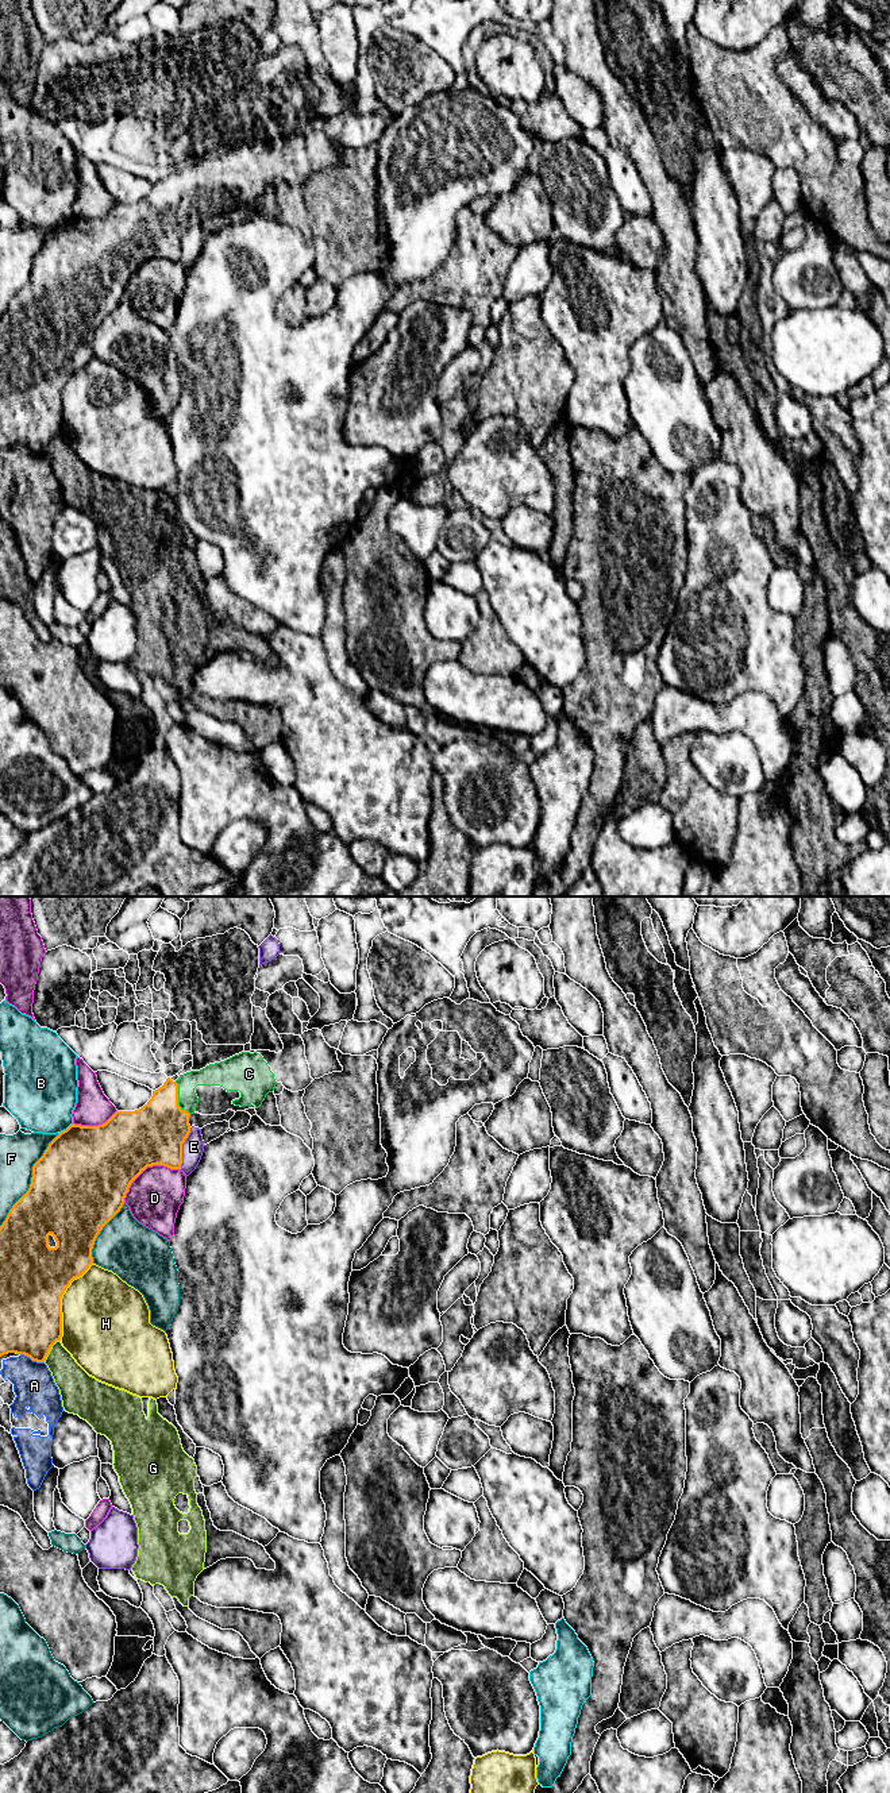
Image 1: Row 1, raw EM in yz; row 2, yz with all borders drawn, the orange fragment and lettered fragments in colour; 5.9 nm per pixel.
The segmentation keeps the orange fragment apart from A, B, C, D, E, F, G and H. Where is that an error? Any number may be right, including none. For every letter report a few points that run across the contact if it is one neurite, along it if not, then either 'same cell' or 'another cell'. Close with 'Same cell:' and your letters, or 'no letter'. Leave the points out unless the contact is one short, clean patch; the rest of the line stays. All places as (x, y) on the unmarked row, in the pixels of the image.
A: another cell
B: another cell
C: yz (154, 227), (177, 192), (197, 170), (211, 168) | same cell
D: another cell
E: another cell
F: another cell
G: another cell
H: another cell
Same cell: C

